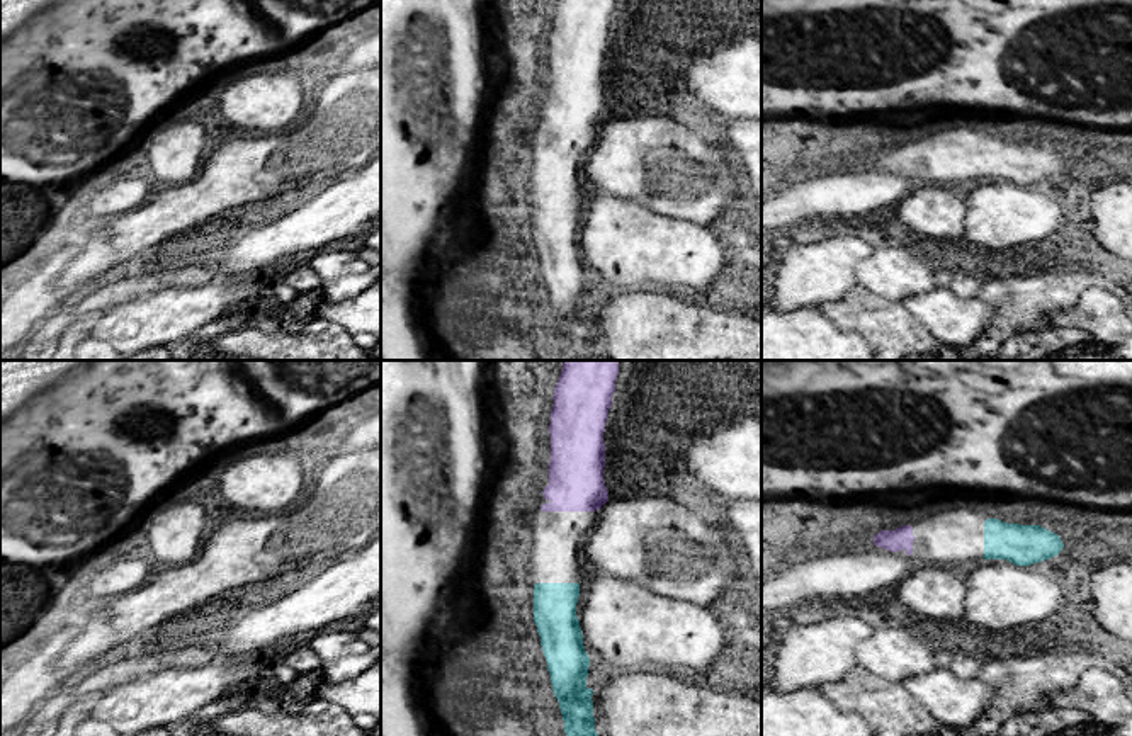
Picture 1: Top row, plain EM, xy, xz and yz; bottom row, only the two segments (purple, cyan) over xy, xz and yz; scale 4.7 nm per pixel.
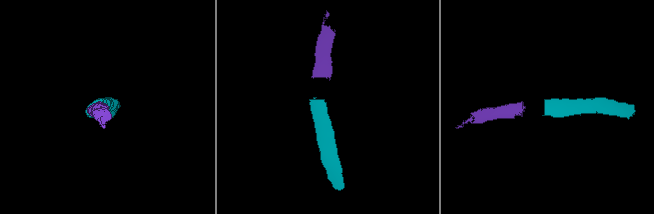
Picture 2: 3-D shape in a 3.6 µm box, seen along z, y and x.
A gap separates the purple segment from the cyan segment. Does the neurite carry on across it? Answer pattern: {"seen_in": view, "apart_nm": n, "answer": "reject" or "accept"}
{"seen_in": "yz", "apart_nm": 340, "answer": "accept"}

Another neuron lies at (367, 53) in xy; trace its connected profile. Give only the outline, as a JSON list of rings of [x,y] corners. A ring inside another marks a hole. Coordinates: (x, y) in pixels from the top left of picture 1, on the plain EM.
[[[381,31],[350,51],[342,73],[376,65],[381,65]]]

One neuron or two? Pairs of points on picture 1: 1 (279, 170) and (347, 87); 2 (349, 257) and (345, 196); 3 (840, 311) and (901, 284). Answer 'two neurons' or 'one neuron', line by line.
1: one neuron
2: two neurons
3: two neurons

